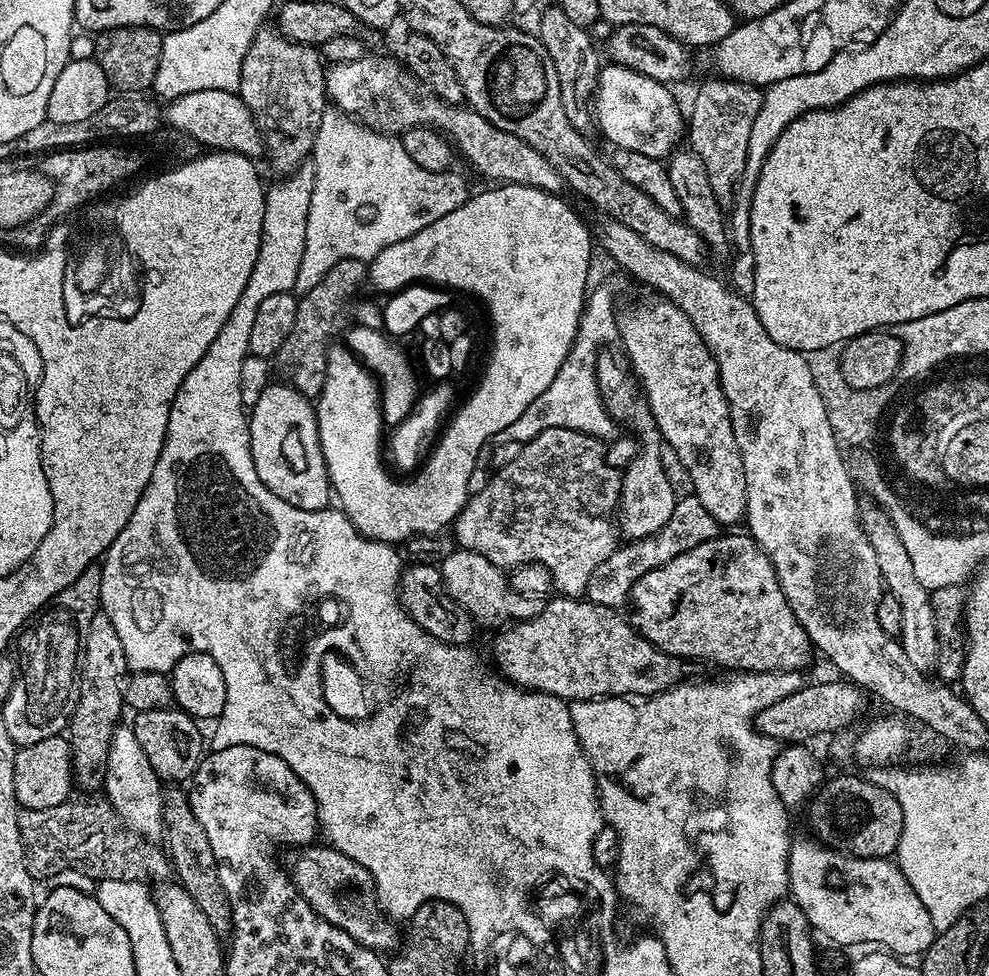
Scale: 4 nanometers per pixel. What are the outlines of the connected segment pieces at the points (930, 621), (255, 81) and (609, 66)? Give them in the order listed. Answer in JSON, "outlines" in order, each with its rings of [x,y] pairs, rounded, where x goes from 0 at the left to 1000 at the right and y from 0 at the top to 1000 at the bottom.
{"outlines":[[[[889,518],[871,519],[870,537],[874,540],[876,551],[880,551],[880,559],[884,559],[884,572],[888,572],[890,593],[894,595],[895,603],[908,613],[912,621],[912,641],[909,657],[912,666],[916,666],[916,674],[920,674],[923,682],[935,691],[941,690],[950,679],[950,649],[946,647],[946,634],[942,628],[942,616],[939,603],[924,592],[924,576],[920,576],[920,568],[916,568],[916,559],[912,559],[912,551],[908,551],[906,540]]],[[[275,27],[263,28],[257,43],[253,43],[253,51],[249,51],[241,96],[259,122],[267,141],[269,164],[275,167],[277,175],[283,176],[279,178],[295,176],[314,161],[326,117],[334,107],[328,87],[329,73],[329,63],[316,46],[297,43]]],[[[612,65],[607,71],[607,79],[603,85],[601,99],[601,127],[613,142],[623,152],[645,154],[645,158],[653,158],[653,162],[671,164],[685,155],[684,148],[694,135],[694,119],[688,116],[684,102],[679,99],[680,91],[667,86],[661,80],[653,80],[653,76],[645,76],[628,66]]]]}

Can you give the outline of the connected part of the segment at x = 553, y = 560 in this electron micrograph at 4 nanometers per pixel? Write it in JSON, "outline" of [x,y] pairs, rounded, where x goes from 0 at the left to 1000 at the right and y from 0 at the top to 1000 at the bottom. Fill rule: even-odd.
{"outline":[[[557,439],[548,441],[544,449],[540,449],[535,455],[529,456],[528,461],[511,480],[506,480],[485,501],[478,503],[474,507],[473,513],[469,515],[469,522],[461,528],[459,542],[461,541],[461,557],[464,560],[487,568],[487,572],[495,572],[499,580],[517,584],[525,582],[527,578],[550,578],[552,584],[556,584],[558,589],[559,603],[570,613],[586,613],[592,610],[594,598],[597,596],[597,590],[604,583],[605,578],[613,575],[617,568],[623,565],[625,560],[625,537],[619,528],[624,528],[625,517],[628,515],[627,494],[628,485],[624,481],[618,480],[611,468],[612,452],[601,449],[597,445],[588,445],[584,441],[572,441],[571,439]]]}

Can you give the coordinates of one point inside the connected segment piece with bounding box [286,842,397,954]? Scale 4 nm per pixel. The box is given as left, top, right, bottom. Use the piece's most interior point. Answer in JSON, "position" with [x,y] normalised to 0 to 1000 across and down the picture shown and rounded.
{"position":[341,910]}

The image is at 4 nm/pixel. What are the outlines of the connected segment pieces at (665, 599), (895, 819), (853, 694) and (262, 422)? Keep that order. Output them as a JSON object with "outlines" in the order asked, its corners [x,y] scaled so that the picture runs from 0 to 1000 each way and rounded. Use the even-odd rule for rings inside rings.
{"outlines":[[[[729,547],[718,555],[710,555],[710,559],[702,559],[702,564],[694,564],[694,568],[673,576],[673,580],[649,588],[639,601],[637,638],[661,663],[693,678],[717,676],[732,684],[748,684],[744,686],[752,691],[813,686],[817,675],[823,672],[821,657],[807,633],[803,633],[803,625],[799,625],[799,617],[791,609],[779,572],[759,548],[751,548]]],[[[845,795],[842,799],[840,796],[828,808],[829,821],[821,828],[824,856],[834,866],[860,873],[863,877],[879,877],[885,881],[901,878],[912,859],[912,826],[904,814],[870,795]]],[[[852,696],[833,697],[830,701],[814,700],[807,707],[795,711],[795,715],[787,715],[779,723],[765,732],[762,745],[771,754],[778,754],[790,763],[813,762],[821,760],[824,754],[832,750],[844,752],[856,747],[874,730],[876,710],[873,705]]],[[[286,391],[272,392],[260,414],[253,418],[251,444],[257,482],[261,482],[261,490],[265,490],[265,498],[273,506],[281,506],[285,514],[293,514],[301,523],[325,525],[333,519],[336,495],[332,493],[326,469],[320,415],[312,407],[301,404],[301,400]]]]}

